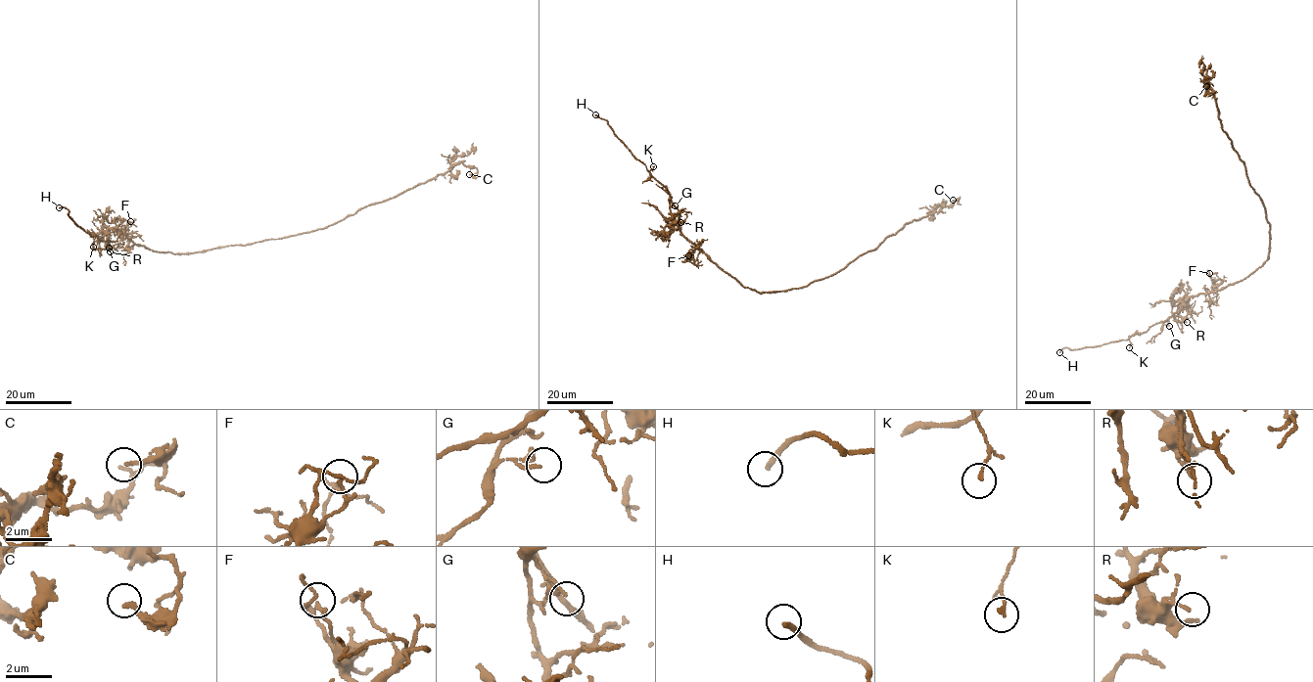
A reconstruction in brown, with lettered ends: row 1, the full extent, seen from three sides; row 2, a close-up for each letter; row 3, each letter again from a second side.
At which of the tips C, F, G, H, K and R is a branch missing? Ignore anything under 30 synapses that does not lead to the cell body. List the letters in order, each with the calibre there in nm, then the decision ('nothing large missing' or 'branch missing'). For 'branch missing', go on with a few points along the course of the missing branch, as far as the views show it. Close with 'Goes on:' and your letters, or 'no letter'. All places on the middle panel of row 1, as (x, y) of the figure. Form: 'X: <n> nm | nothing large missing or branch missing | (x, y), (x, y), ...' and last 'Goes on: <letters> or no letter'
C: 180 nm | nothing large missing
F: 90 nm | nothing large missing
G: 110 nm | nothing large missing
H: 240 nm | branch missing
K: 130 nm | nothing large missing
R: 90 nm | nothing large missing
Goes on: H

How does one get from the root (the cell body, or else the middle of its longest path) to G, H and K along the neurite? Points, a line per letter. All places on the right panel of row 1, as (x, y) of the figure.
G: (1271, 240), (1268, 258), (1259, 267), (1217, 292), (1181, 301), (1163, 324), (1169, 326)
H: (1271, 240), (1268, 258), (1243, 280), (1190, 296), (1170, 317), (1126, 340), (1059, 352)
K: (1271, 240), (1268, 258), (1250, 275), (1217, 292), (1181, 301), (1170, 317), (1128, 337), (1129, 347)

